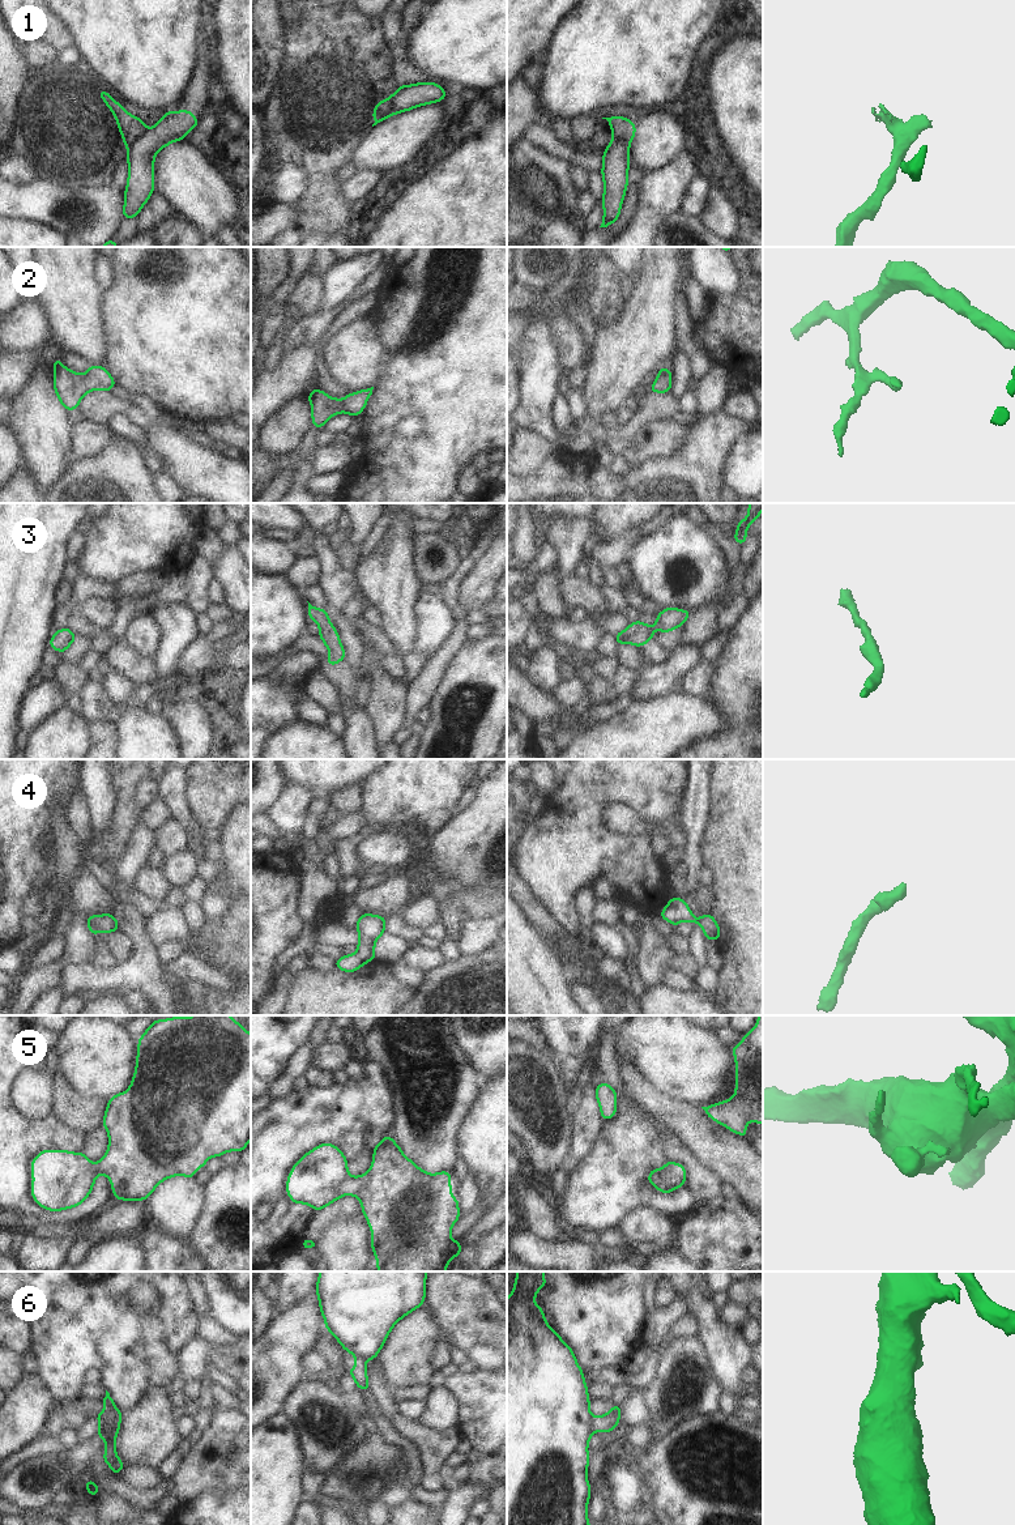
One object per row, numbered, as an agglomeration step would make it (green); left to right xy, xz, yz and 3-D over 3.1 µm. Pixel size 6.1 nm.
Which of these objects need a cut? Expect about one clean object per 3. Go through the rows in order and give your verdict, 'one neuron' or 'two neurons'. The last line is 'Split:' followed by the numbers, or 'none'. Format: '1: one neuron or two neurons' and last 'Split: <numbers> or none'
1: two neurons
2: one neuron
3: one neuron
4: one neuron
5: one neuron
6: two neurons
Split: 1, 6

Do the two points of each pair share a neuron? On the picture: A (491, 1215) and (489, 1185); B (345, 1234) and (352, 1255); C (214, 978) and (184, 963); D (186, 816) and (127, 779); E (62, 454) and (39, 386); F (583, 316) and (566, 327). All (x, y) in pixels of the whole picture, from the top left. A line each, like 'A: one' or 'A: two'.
A: two
B: one
C: one
D: two
E: one
F: two

